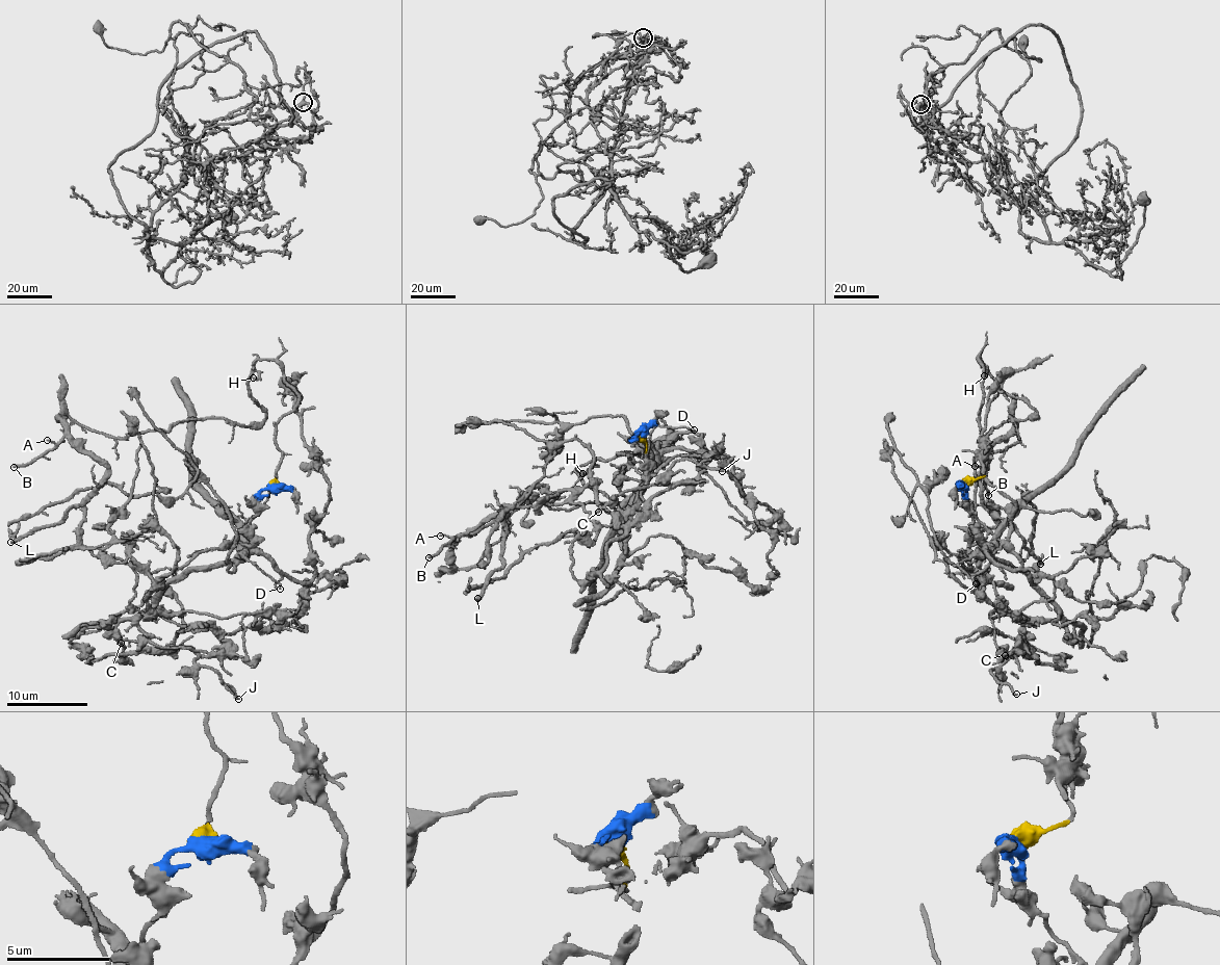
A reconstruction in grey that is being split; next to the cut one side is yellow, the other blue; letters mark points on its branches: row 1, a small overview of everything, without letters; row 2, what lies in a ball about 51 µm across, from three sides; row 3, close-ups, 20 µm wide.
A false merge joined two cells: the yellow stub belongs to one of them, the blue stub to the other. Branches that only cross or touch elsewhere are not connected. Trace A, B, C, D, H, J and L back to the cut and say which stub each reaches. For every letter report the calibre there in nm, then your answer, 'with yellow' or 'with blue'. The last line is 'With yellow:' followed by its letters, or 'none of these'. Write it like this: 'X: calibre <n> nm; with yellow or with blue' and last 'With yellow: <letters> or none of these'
A: calibre 80 nm; with yellow
B: calibre 200 nm; with yellow
C: calibre 190 nm; with blue
D: calibre 110 nm; with blue
H: calibre 190 nm; with yellow
J: calibre 220 nm; with blue
L: calibre 200 nm; with yellow
With yellow: A, B, H, L

